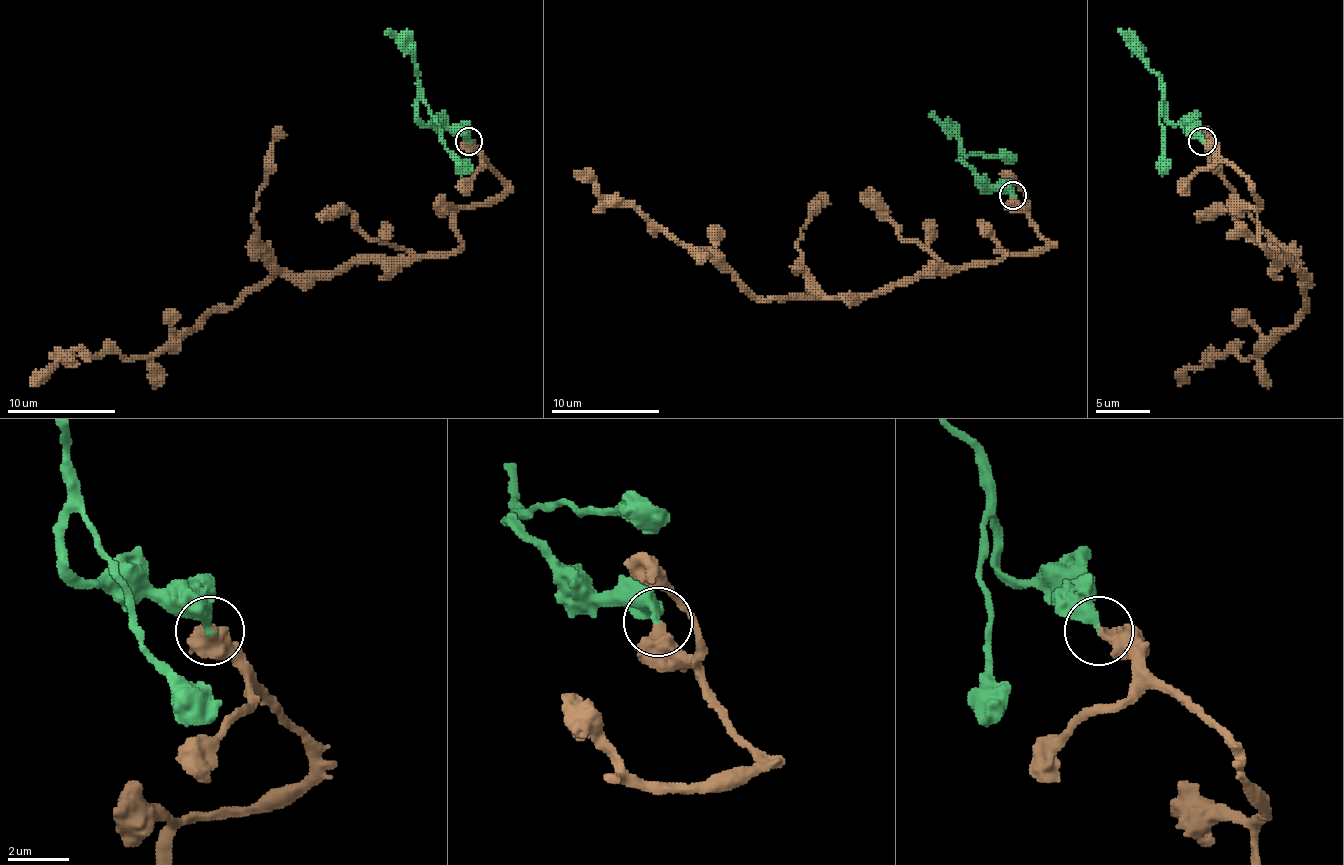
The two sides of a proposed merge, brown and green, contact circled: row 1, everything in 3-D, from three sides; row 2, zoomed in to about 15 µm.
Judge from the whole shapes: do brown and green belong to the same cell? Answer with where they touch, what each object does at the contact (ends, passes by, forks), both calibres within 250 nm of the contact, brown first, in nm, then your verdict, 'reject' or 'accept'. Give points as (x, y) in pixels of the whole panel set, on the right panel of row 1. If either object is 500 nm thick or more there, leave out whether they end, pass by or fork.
(1202, 141) | brown ends | green ends | 480/320 nm | accept

